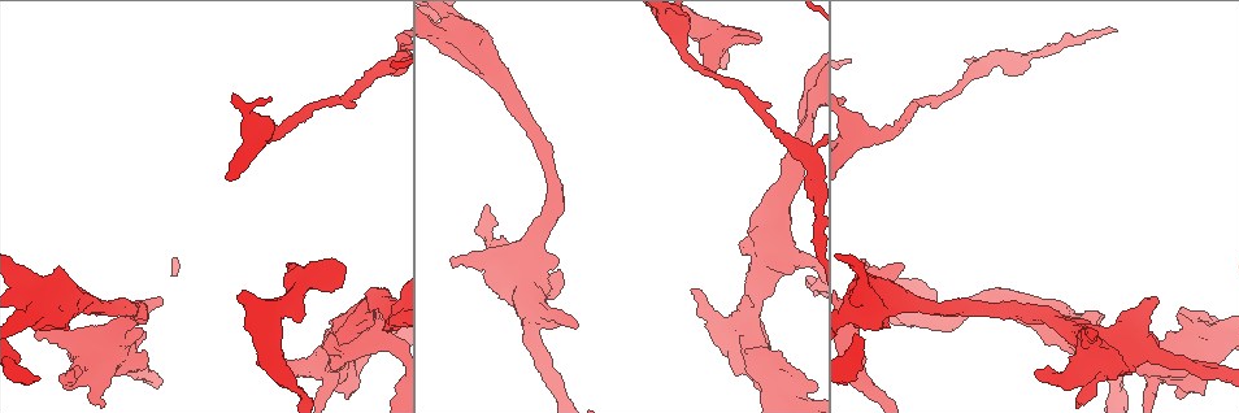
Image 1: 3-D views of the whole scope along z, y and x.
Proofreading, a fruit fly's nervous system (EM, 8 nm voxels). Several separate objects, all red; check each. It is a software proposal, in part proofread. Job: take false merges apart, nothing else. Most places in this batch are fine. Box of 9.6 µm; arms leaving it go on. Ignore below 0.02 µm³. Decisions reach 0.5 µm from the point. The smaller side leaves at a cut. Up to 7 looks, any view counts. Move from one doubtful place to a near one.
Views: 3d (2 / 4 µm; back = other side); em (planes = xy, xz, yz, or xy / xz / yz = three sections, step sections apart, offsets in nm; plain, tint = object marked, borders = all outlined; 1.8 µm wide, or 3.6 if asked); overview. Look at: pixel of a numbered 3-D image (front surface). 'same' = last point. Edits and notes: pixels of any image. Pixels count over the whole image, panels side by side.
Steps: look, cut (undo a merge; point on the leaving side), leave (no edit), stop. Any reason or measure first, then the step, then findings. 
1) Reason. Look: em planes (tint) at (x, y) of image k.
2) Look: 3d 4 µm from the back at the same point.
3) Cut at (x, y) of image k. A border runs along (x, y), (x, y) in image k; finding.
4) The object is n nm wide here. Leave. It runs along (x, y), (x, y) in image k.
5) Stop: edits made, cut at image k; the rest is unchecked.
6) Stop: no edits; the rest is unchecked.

Side arm on a straight run. Look: em planes (plain) at (290, 295) of image 1.

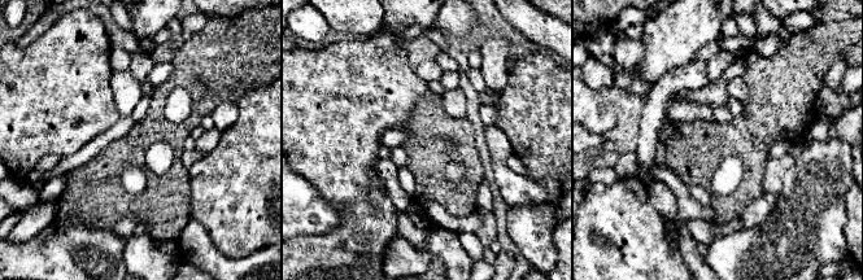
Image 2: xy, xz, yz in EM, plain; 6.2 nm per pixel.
With the object marked. Look: em planes (tint) at the same point.

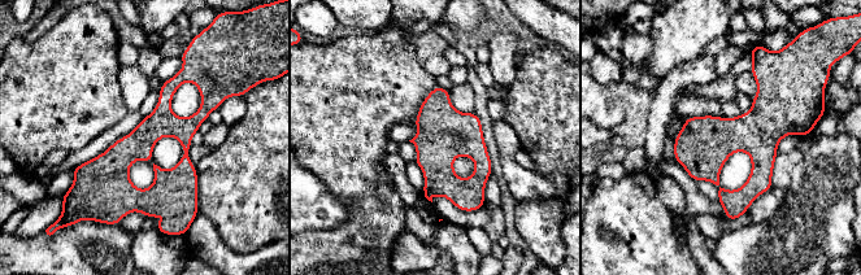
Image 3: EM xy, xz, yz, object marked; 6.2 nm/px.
The object is 180 nm wide here. Leave. All the same neuron.

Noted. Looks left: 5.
Sharp bend. Look: 3d 4 µm at (858, 308) of image 1.

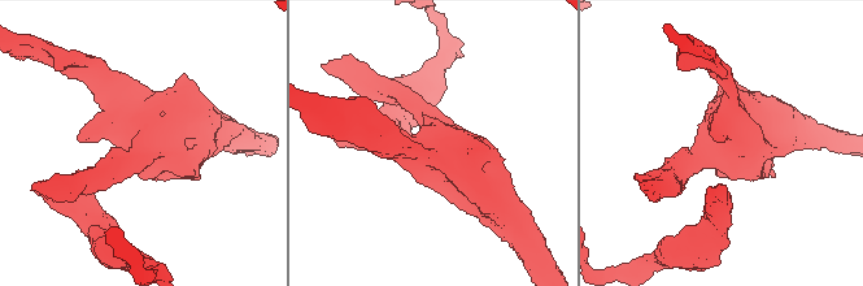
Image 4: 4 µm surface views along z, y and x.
Shape alone is not enough. Look: em 3.6 µm planes (borders) at (146, 145) of image 4.

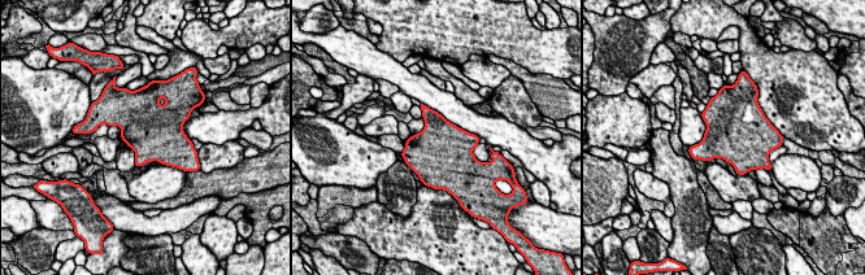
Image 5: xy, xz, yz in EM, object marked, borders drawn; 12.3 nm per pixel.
Leave. One neuron here.

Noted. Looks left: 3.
Sudden change in width. Look: em 3.6 µm planes (tint) at (776, 240) of image 1.

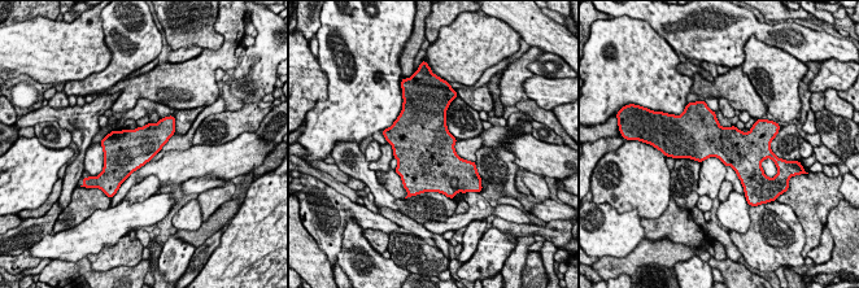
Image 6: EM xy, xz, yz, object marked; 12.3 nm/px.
Leave. One neuron here.

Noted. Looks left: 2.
Stop: no edits; the rest is unchecked.

